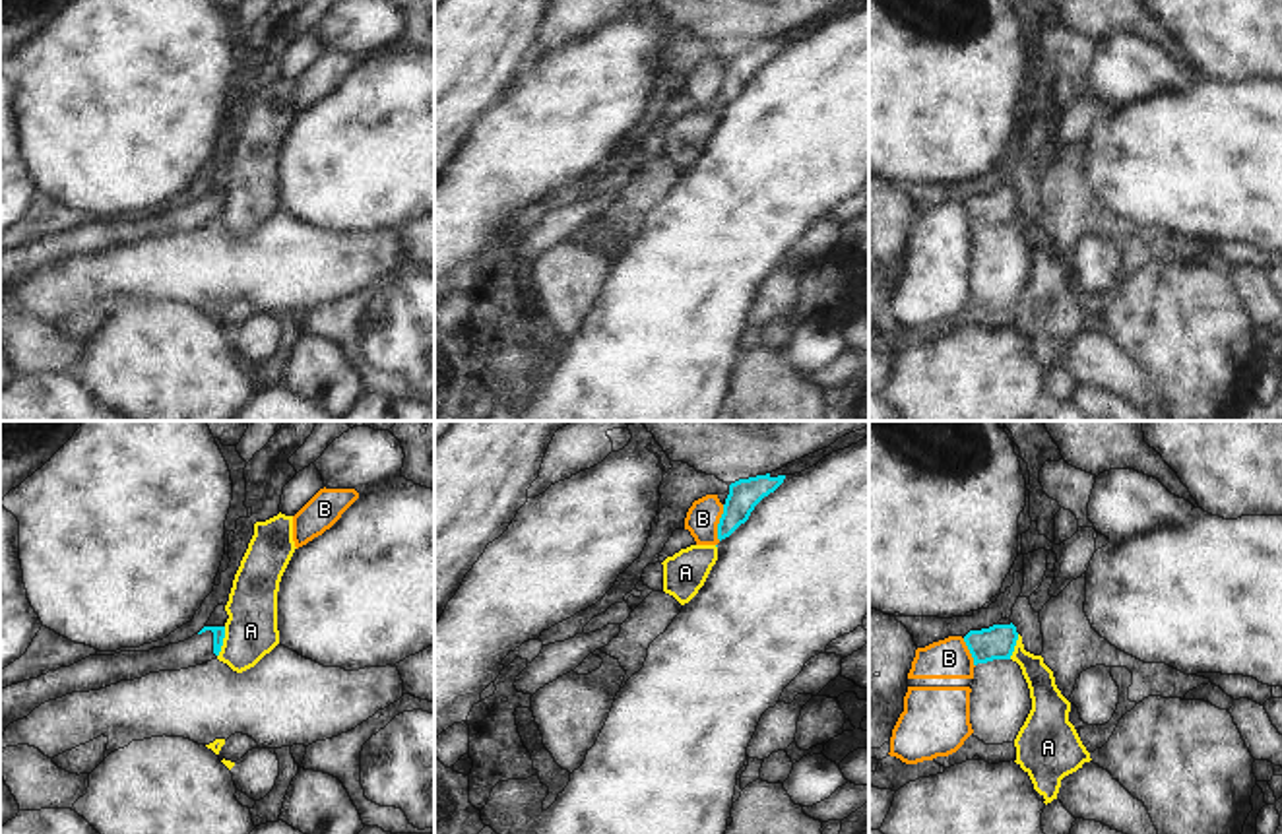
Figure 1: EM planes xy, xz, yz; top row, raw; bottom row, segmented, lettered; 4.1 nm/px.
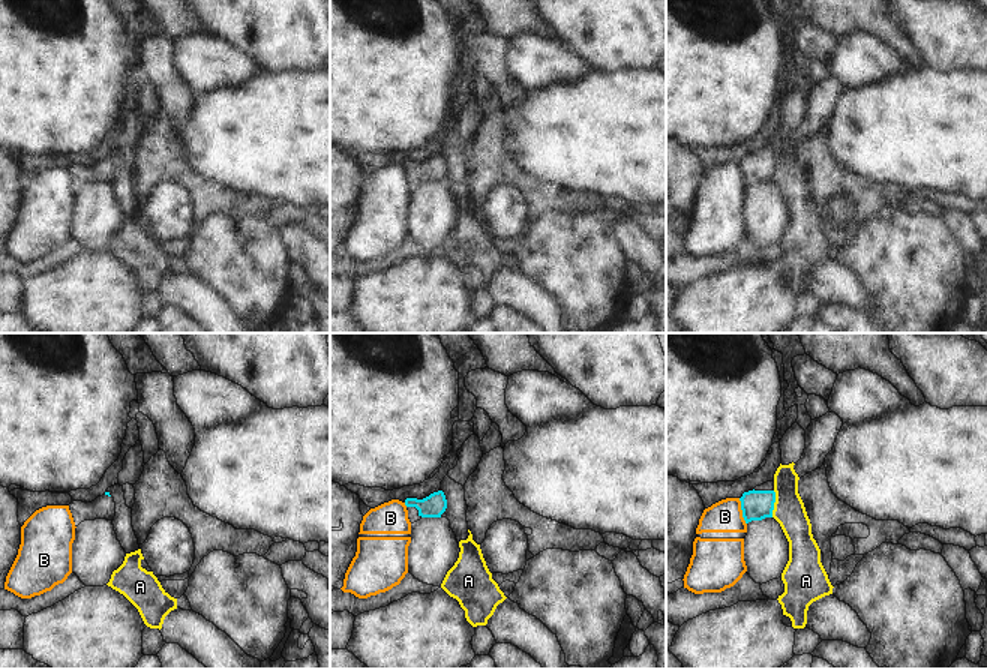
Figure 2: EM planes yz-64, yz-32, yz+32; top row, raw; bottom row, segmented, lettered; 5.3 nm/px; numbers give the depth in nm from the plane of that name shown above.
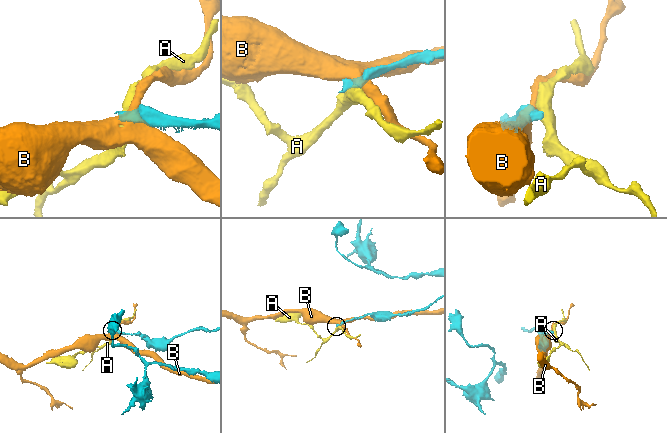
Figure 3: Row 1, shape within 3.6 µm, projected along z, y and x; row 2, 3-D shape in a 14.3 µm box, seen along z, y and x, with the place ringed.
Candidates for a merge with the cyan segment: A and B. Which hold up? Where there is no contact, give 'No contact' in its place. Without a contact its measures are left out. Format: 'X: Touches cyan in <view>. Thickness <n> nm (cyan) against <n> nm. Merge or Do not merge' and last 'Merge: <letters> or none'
A: Touches cyan in xy. Thickness 50 nm (cyan) against 220 nm. Do not merge
B: Touches cyan in xz. Thickness 130 nm (cyan) against 140 nm. Do not merge
Merge: none.

